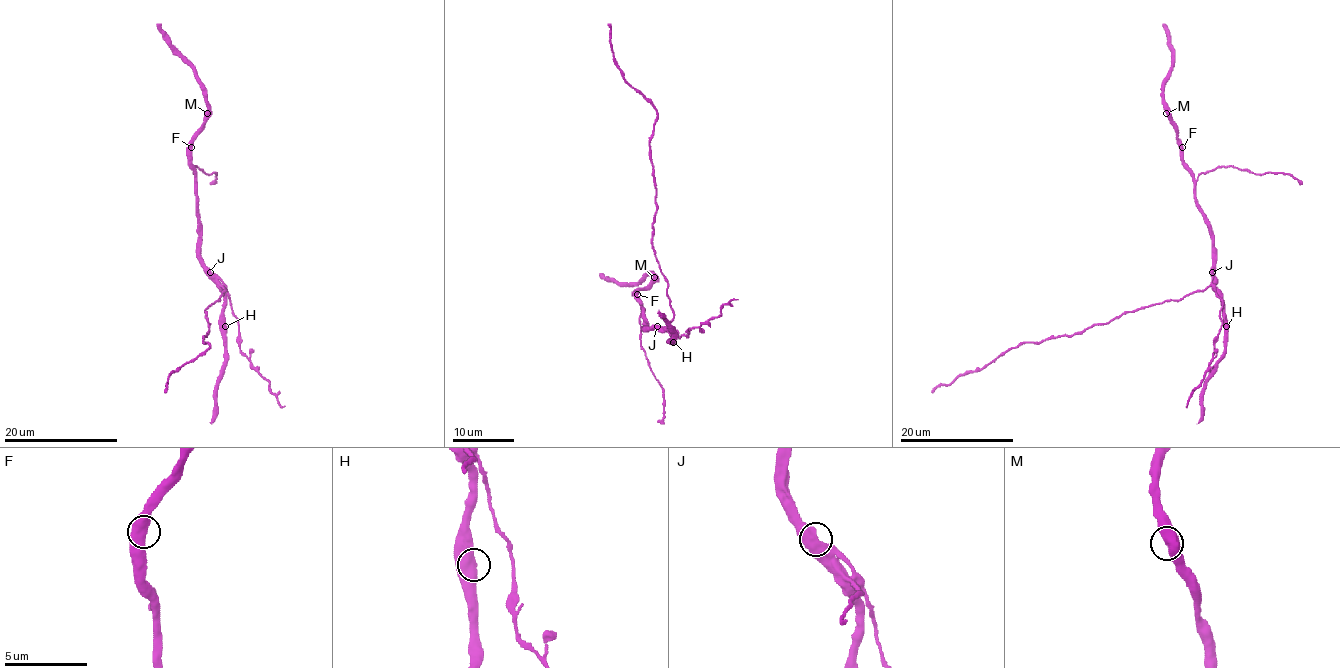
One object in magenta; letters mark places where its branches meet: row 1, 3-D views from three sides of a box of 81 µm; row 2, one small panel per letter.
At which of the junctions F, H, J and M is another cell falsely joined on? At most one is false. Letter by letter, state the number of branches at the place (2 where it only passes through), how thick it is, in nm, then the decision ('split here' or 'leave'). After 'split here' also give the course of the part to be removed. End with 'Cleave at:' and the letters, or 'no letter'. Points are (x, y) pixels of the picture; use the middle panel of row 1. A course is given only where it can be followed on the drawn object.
F: branches 2; calibre 550 nm; leave
H: branches 2; calibre 600 nm; leave
J: branches 2; calibre 600 nm; split here; course (657, 326), (672, 326), (680, 337), (687, 337), (689, 329), (716, 317), (726, 303), (738, 299)
M: branches 2; calibre 600 nm; leave
Cleave at: J

